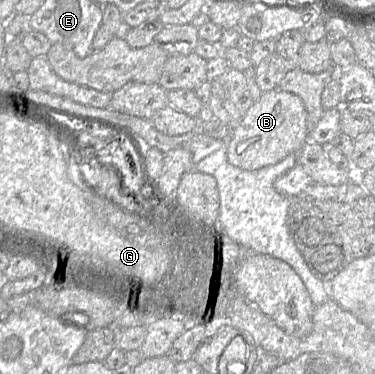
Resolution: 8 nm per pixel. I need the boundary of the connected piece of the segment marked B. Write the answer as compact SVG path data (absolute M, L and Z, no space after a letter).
M275 88L263 92L261 97L253 102L244 117L233 126L227 141L227 158L232 165L240 169L257 170L276 164L289 154L296 154L307 141L307 111L302 99L294 93Z

